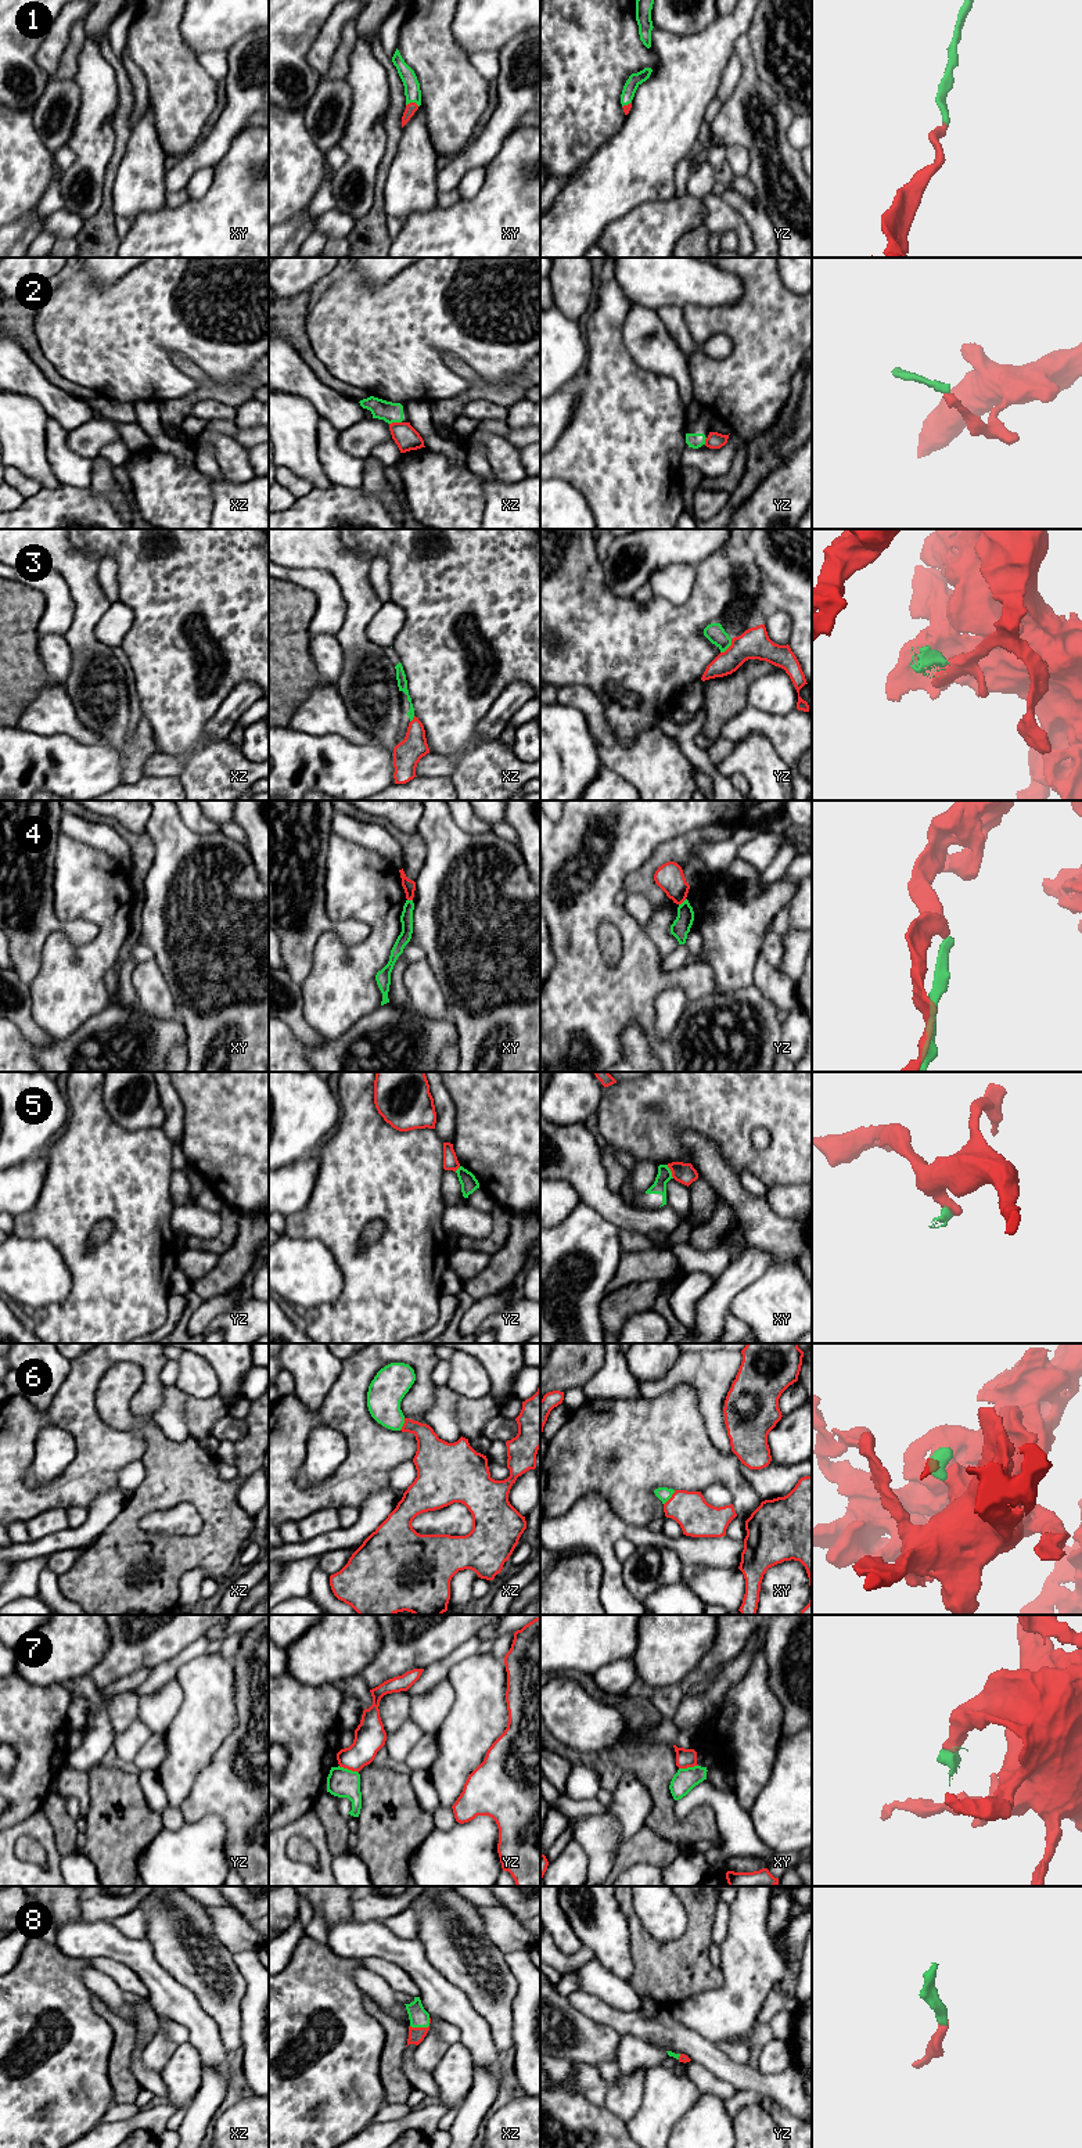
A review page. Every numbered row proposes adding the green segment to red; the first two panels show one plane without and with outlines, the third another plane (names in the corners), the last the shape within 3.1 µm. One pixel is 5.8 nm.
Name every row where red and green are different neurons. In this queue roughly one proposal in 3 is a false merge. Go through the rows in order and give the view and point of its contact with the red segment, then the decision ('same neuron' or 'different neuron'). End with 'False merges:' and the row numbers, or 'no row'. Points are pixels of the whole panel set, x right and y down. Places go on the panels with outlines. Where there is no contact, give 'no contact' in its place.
1: contact xy (413, 103); same neuron
2: contact xz (395, 423); different neuron
3: contact yz (729, 647); different neuron
4: contact yz (682, 902); different neuron
5: contact xy (671, 1170); different neuron
6: contact xy (671, 1497); same neuron
7: contact yz (348, 1769); different neuron
8: contact xz (420, 2028); same neuron
False merges: 2, 3, 4, 5, 7

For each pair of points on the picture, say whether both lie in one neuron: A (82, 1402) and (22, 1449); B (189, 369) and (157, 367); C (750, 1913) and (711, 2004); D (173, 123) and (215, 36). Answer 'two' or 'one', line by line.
A: one
B: two
C: one
D: two

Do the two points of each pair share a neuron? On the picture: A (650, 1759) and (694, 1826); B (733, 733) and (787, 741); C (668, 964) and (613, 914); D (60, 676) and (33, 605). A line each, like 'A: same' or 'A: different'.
A: same
B: same
C: different
D: different

